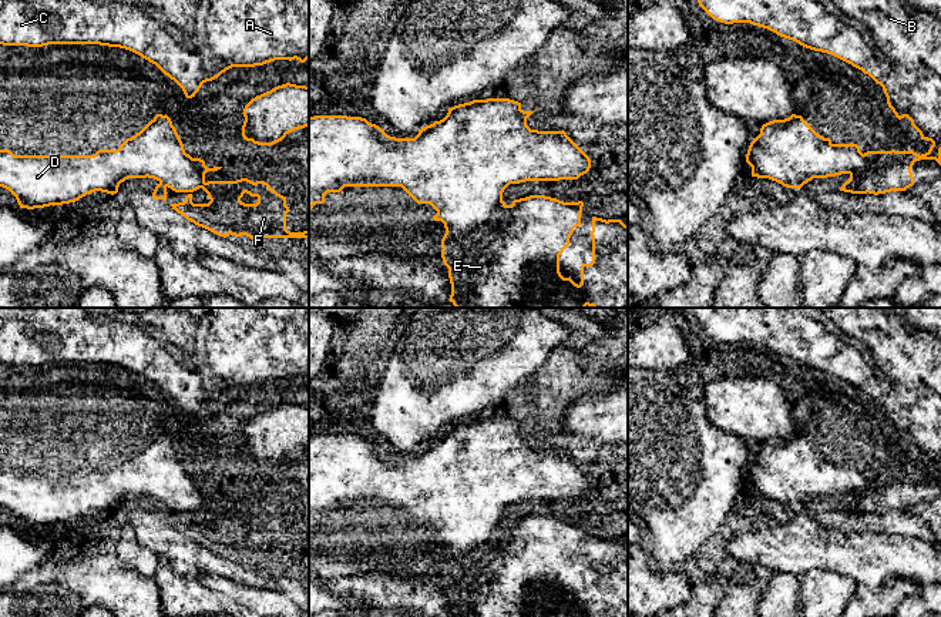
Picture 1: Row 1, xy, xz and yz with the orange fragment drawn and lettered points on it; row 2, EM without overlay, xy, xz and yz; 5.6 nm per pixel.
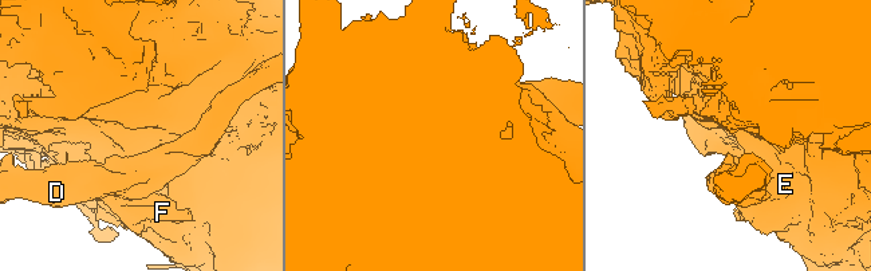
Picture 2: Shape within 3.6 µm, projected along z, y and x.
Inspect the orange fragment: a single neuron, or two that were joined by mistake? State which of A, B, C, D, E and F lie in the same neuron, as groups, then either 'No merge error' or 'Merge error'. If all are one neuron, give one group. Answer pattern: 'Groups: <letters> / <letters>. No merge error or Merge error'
Groups: A B C E F / D. Merge error

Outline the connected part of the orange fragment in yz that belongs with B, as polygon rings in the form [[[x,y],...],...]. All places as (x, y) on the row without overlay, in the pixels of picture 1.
[[[689,308],[699,325],[713,338],[725,343],[733,342],[750,342],[776,352],[780,356],[793,359],[800,365],[831,373],[853,386],[868,393],[877,403],[880,403],[887,416],[887,423],[898,439],[907,436],[911,445],[920,452],[921,459],[931,460],[932,465],[925,473],[917,473],[910,470],[867,470],[861,472],[857,463],[831,463],[831,467],[820,477],[824,483],[823,492],[816,497],[836,496],[848,493],[850,499],[843,503],[840,510],[851,513],[885,513],[891,510],[905,510],[914,504],[914,496],[911,487],[915,480],[920,479],[935,479],[941,484],[941,308]]]

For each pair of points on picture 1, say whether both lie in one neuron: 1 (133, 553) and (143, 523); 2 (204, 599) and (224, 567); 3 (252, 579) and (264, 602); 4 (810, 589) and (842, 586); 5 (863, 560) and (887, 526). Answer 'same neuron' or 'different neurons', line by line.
1: different neurons
2: different neurons
3: different neurons
4: same neuron
5: different neurons

